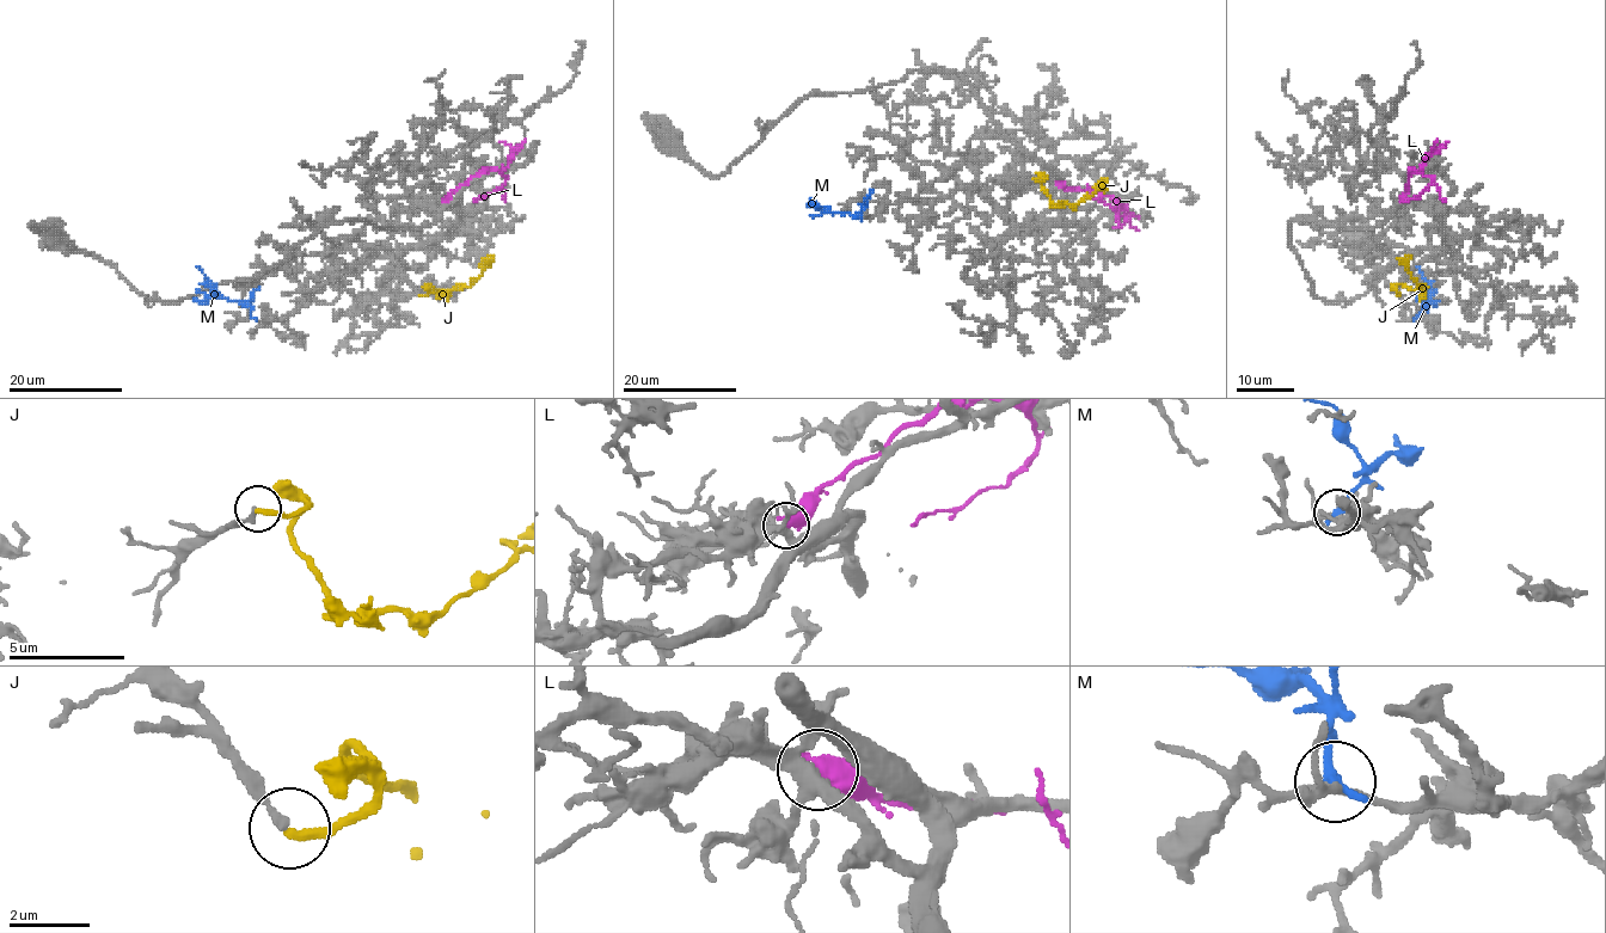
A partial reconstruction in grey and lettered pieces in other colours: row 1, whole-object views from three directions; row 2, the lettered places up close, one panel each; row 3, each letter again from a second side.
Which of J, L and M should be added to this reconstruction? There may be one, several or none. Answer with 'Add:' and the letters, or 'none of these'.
Add: none of these

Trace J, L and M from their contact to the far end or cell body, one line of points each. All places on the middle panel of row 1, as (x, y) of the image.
J: (1034, 179), (1044, 177), (1042, 182), (1055, 203), (1071, 204), (1078, 204), (1108, 180)
L: (1056, 183), (1102, 194), (1116, 203), (1117, 213), (1096, 198), (1087, 183)
M: (865, 198), (864, 208), (853, 215), (832, 213), (810, 198)

